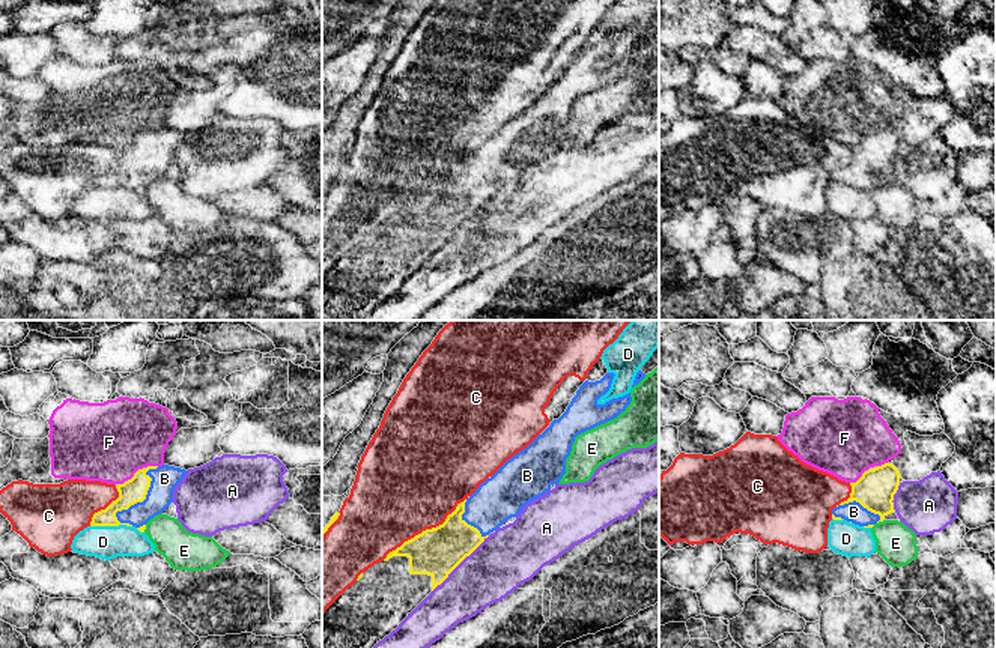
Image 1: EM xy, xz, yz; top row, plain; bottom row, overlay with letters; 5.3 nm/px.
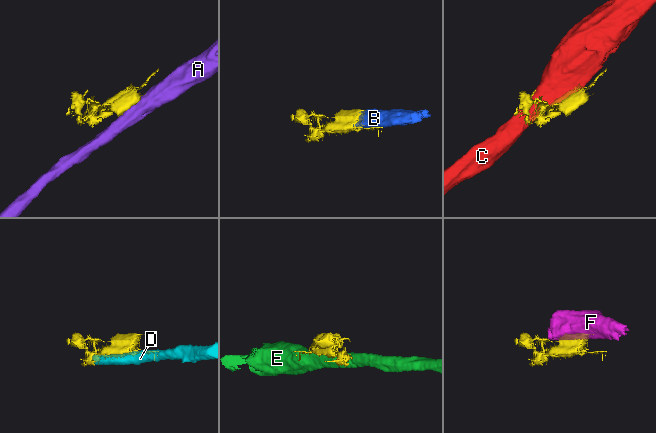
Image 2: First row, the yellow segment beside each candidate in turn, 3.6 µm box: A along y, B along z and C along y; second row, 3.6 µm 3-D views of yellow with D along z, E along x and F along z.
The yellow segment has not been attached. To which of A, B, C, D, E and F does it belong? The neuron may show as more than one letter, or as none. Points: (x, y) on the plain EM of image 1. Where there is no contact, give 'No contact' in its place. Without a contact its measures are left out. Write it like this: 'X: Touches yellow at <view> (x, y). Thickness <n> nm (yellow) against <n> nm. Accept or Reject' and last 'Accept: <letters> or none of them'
A: Touches yellow at xz (461, 224). Thickness 260 nm (yellow) against 320 nm. Reject
B: Touches yellow at xy (143, 163). Thickness 130 nm (yellow) against 140 nm. Accept
C: Touches yellow at xz (426, 193). Thickness 260 nm (yellow) against 500 nm. Reject
D: Touches yellow at xy (110, 188). Thickness 130 nm (yellow) against 180 nm. Reject
E: Touches yellow at yz (880, 184). Thickness 220 nm (yellow) against 220 nm. Reject
F: Touches yellow at xy (136, 136). Thickness 130 nm (yellow) against 420 nm. Reject
Accept: B

